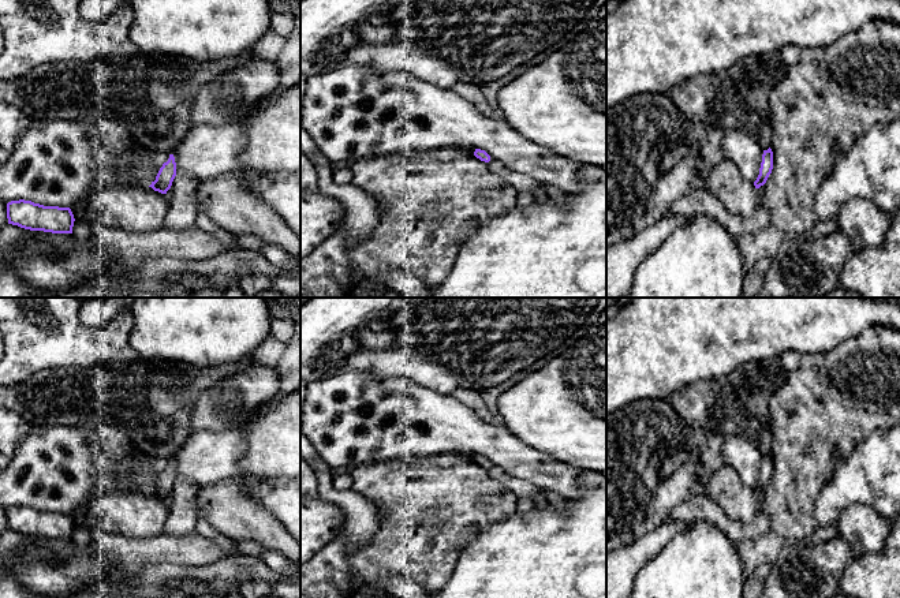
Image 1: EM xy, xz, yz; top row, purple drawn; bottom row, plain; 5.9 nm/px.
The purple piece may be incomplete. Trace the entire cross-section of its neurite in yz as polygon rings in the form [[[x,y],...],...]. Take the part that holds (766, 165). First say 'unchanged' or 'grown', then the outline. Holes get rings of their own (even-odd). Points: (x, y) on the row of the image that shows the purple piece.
unchanged; [[[769,147],[768,150],[763,150],[759,175],[754,182],[755,188],[759,188],[766,183],[769,175],[772,173],[772,169],[773,169],[773,152]]]

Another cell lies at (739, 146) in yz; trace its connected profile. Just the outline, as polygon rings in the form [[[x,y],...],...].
[[[729,128],[722,139],[724,158],[731,160],[739,168],[742,176],[754,183],[759,175],[763,150],[758,141],[740,128]]]

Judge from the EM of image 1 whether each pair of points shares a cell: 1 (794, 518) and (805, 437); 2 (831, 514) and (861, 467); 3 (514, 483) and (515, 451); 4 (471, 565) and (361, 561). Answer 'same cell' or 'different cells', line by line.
1: same cell
2: same cell
3: different cells
4: different cells

